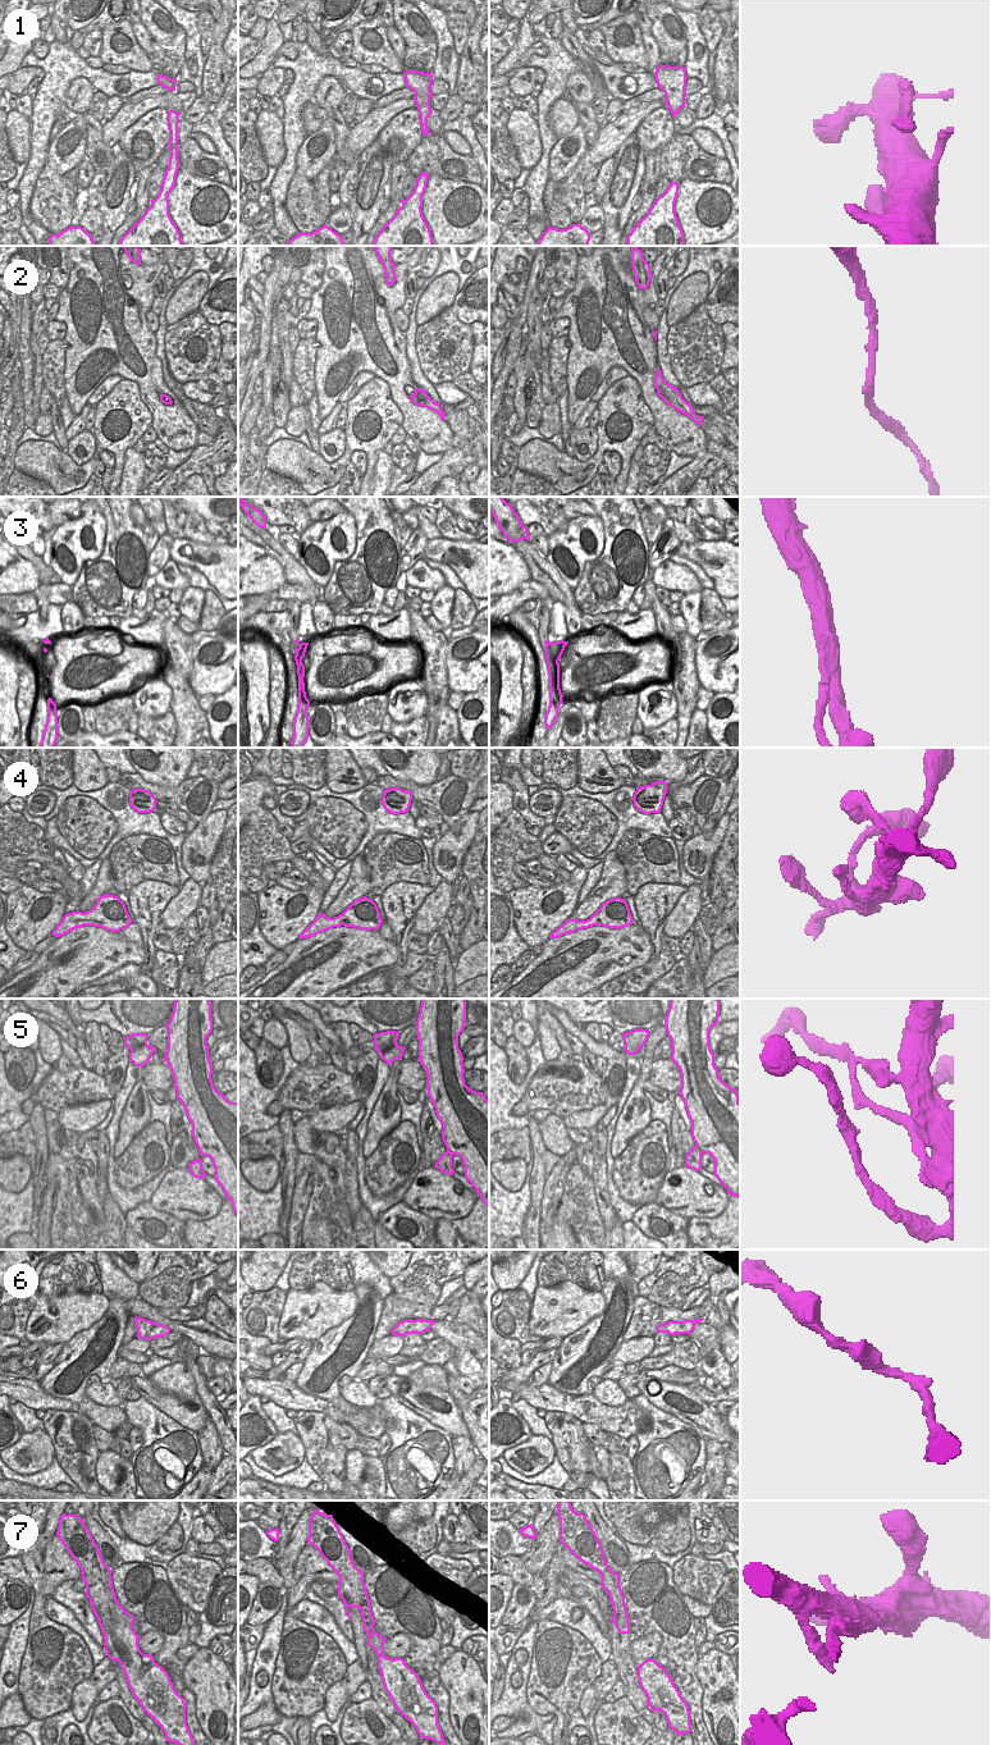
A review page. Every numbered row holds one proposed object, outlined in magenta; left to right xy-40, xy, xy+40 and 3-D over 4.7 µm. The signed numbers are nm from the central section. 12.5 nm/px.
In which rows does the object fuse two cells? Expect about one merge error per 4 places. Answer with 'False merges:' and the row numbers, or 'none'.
False merges: 3, 5, 7

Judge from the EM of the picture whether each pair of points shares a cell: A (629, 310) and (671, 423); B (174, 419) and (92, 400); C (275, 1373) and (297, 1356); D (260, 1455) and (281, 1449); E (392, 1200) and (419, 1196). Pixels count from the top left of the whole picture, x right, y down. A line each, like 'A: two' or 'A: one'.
A: one
B: two
C: one
D: one
E: two

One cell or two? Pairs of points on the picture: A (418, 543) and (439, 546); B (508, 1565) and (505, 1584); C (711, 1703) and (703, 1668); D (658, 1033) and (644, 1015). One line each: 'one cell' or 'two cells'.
A: two cells
B: two cells
C: one cell
D: two cells

